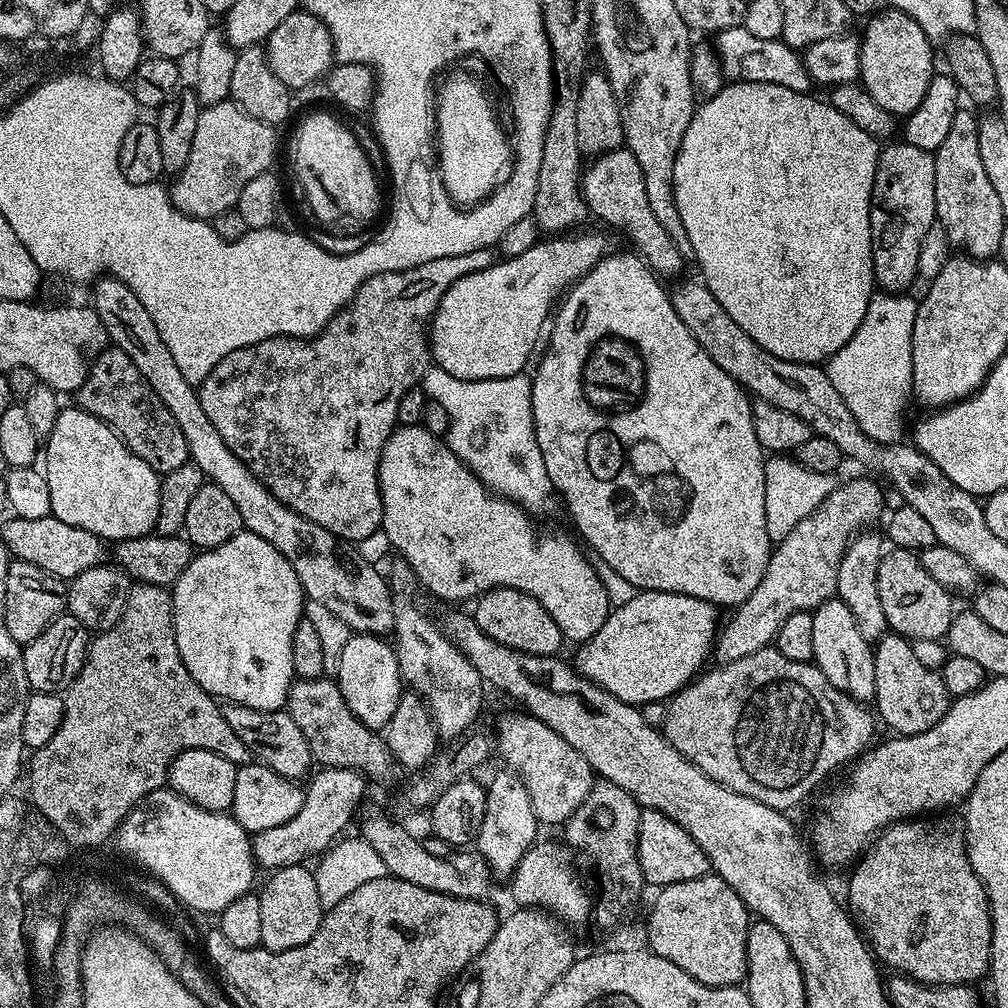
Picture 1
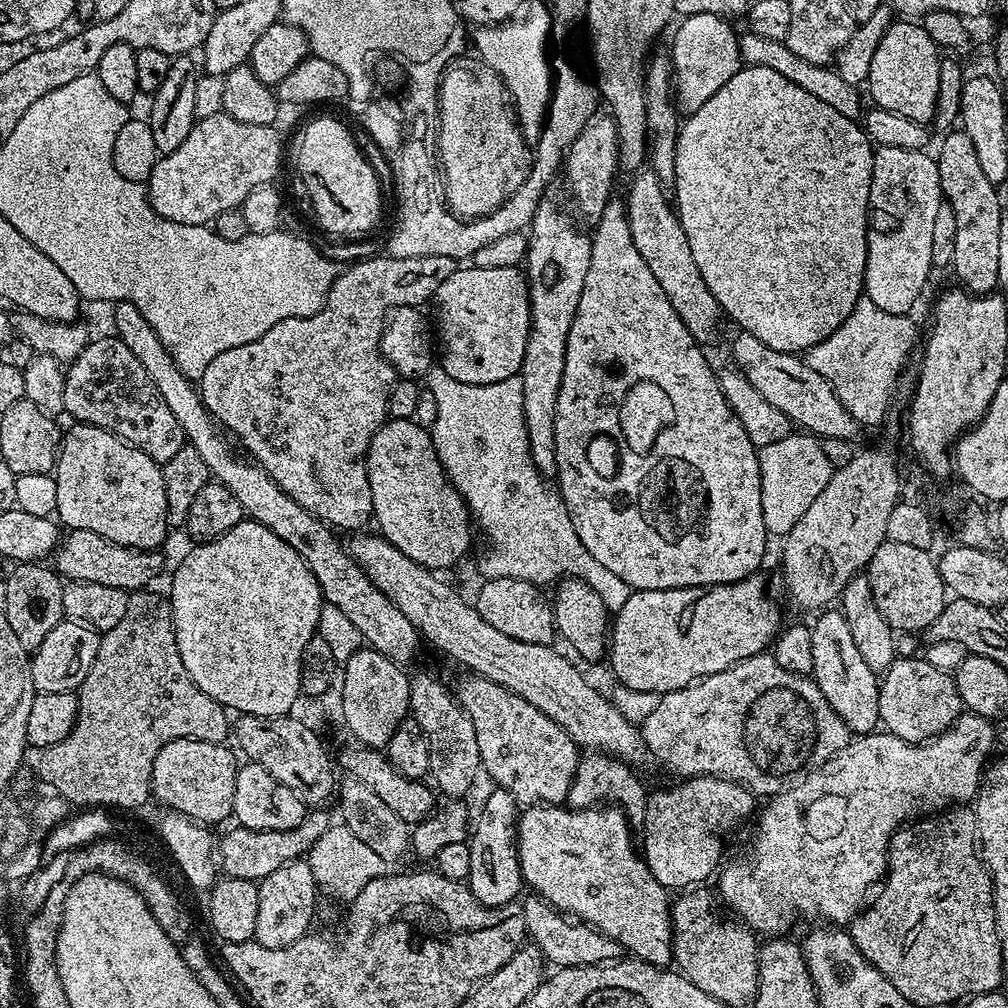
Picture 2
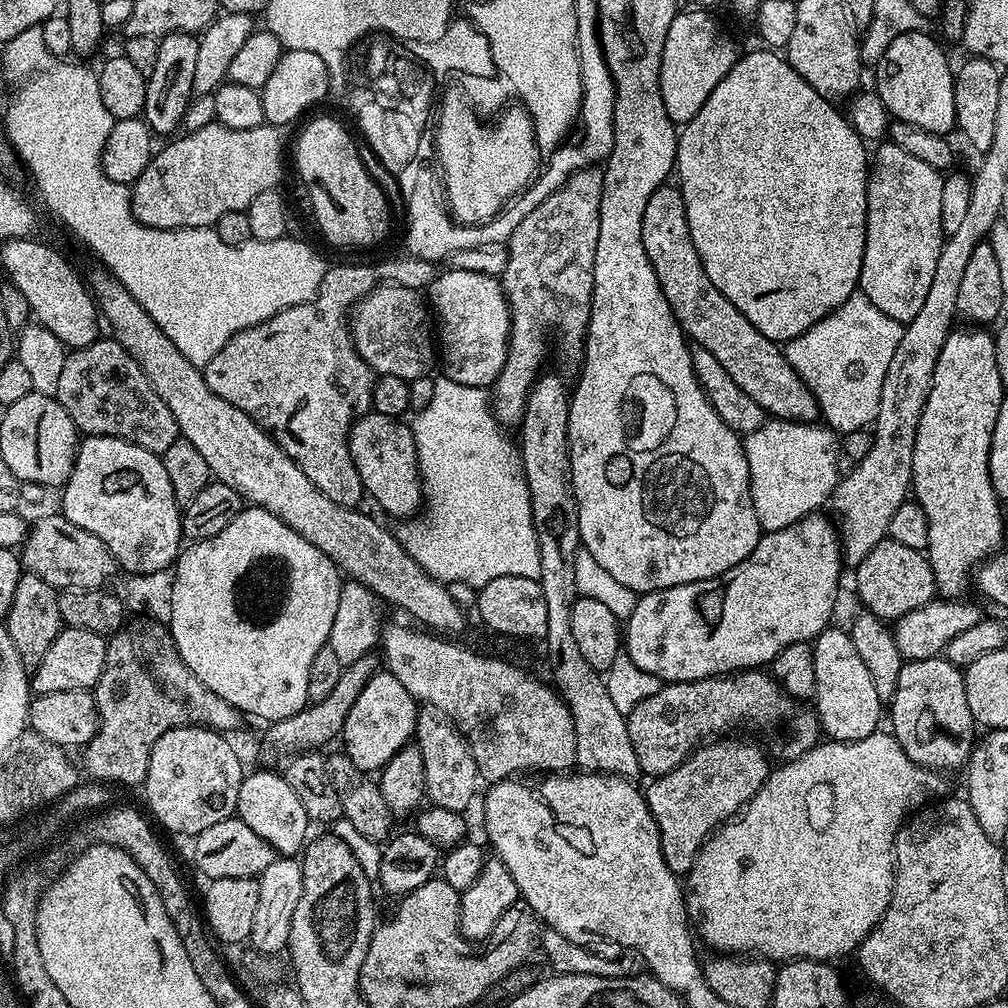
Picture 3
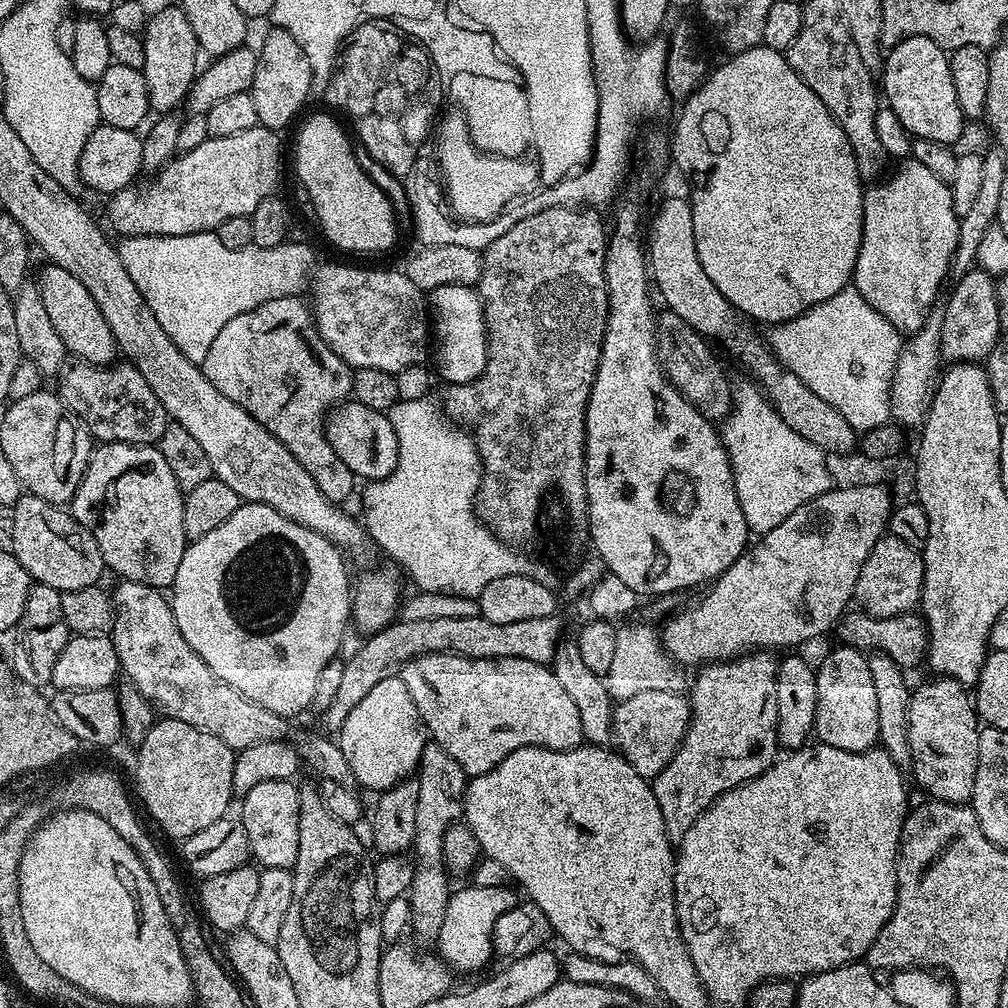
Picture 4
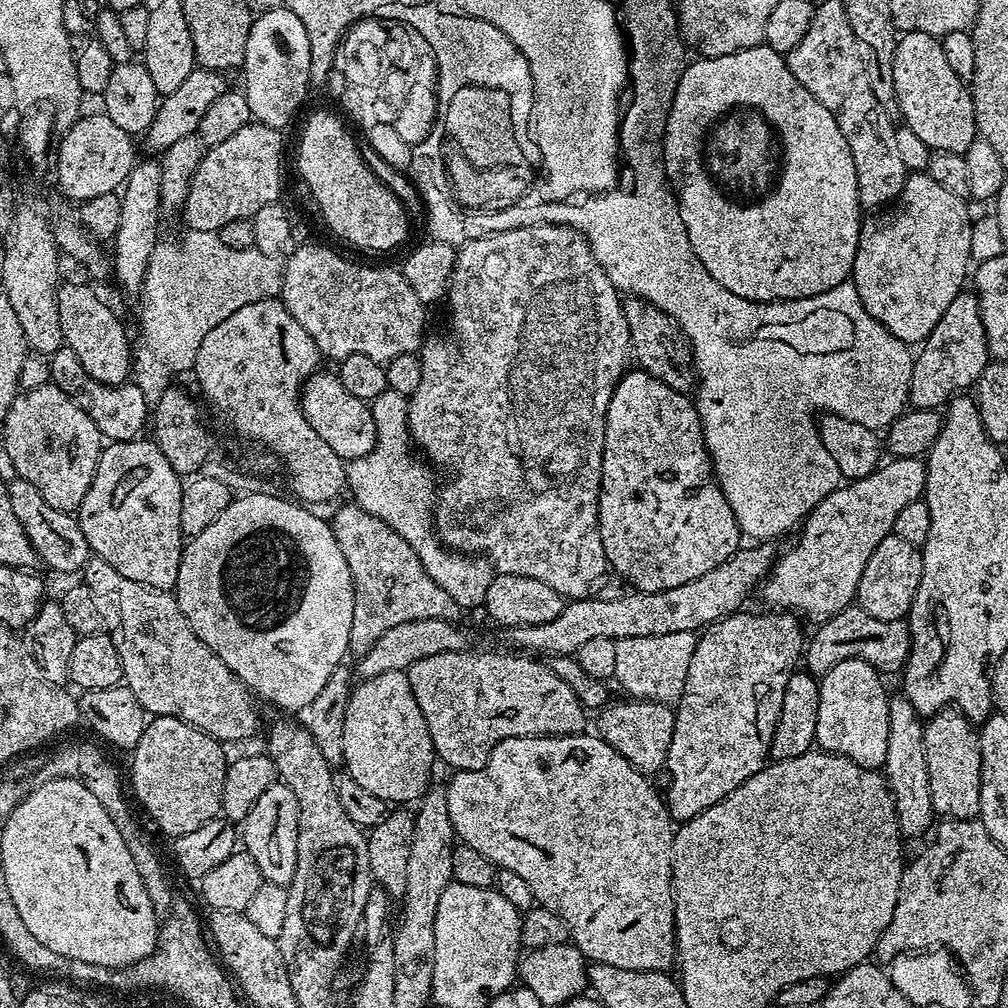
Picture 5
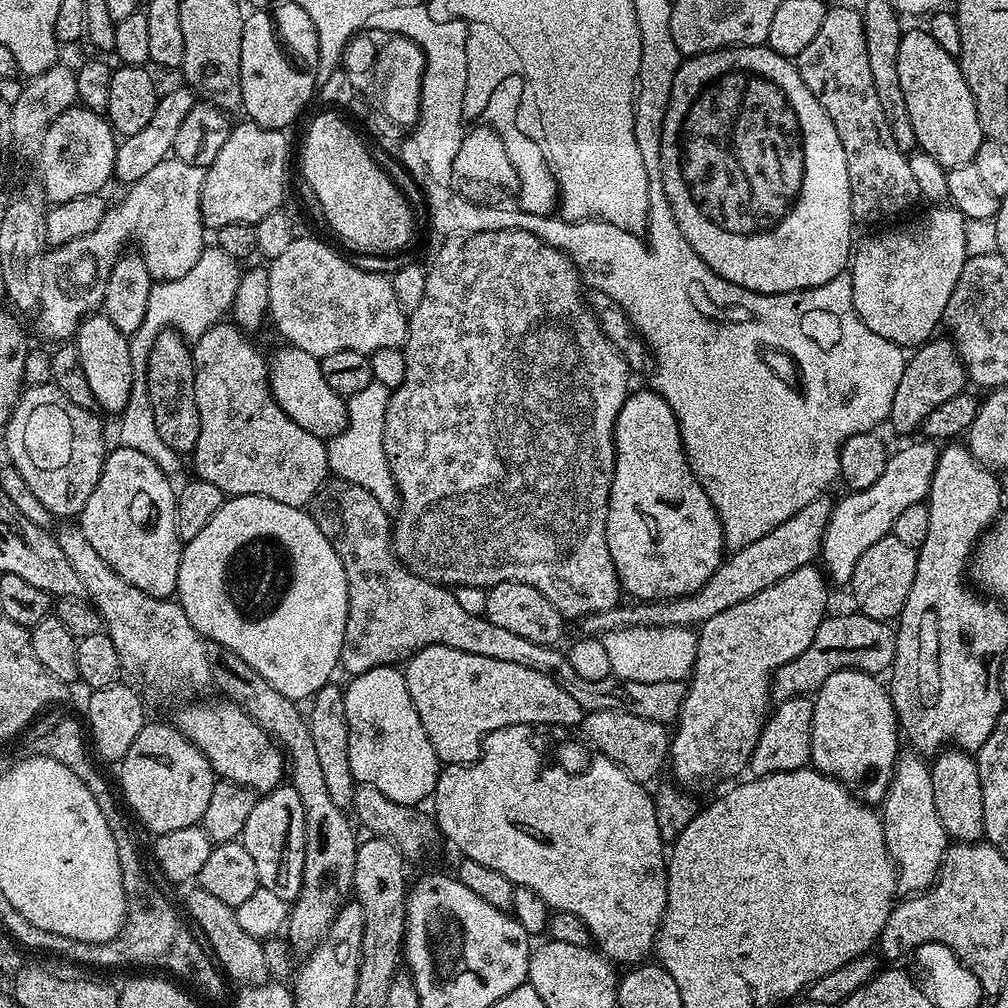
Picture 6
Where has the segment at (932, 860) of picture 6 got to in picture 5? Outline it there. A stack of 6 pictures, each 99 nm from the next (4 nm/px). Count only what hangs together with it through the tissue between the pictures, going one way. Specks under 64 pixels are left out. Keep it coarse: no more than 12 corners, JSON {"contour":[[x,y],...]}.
{"contour":[[889,695],[882,775],[905,837],[934,824],[924,724]]}

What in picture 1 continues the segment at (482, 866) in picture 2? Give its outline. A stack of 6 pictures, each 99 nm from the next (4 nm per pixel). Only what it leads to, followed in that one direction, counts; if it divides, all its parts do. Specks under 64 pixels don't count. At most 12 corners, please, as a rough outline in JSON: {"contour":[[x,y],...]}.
{"contour":[[503,771],[486,784],[474,841],[497,881],[538,839],[526,786]]}

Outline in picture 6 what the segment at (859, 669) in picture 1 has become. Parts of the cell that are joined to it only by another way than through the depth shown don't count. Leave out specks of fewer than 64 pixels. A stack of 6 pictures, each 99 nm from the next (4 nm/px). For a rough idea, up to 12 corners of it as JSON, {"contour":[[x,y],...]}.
{"contour":[[856,668],[814,693],[811,767],[883,805],[902,751],[887,687]]}

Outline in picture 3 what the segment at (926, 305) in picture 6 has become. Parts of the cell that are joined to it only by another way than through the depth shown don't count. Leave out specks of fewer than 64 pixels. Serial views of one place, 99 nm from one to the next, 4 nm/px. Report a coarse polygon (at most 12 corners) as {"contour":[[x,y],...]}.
{"contour":[[870,160],[859,291],[902,326],[946,239],[944,176]]}

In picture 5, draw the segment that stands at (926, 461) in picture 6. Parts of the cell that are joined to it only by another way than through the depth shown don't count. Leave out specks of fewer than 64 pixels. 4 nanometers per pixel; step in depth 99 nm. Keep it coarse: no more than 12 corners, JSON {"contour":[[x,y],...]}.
{"contour":[[892,458],[804,517],[767,607],[816,626],[855,601],[923,459]]}

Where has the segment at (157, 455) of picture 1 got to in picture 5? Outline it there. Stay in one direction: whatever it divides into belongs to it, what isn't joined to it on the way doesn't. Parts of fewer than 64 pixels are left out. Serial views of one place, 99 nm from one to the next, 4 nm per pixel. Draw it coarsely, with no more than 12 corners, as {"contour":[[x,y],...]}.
{"contour":[[52,353],[50,374],[105,441],[149,427],[137,389],[90,378],[78,354]]}

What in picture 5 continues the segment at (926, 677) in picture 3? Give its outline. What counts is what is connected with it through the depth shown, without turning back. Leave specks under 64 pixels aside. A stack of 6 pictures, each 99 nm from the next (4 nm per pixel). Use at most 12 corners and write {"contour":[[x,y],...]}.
{"contour":[[955,710],[924,724],[933,813],[980,815],[977,729]]}

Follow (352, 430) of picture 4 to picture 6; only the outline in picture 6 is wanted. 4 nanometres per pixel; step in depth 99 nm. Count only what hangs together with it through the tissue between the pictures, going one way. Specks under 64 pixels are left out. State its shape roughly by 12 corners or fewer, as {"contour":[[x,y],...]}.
{"contour":[[291,346],[270,356],[272,393],[321,438],[348,425],[348,405],[320,360]]}

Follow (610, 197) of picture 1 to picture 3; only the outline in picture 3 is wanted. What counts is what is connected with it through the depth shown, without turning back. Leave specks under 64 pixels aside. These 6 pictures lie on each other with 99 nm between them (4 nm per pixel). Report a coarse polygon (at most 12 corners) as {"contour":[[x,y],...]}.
{"contour":[[679,187],[650,194],[642,246],[676,323],[769,417],[820,405],[706,278]]}

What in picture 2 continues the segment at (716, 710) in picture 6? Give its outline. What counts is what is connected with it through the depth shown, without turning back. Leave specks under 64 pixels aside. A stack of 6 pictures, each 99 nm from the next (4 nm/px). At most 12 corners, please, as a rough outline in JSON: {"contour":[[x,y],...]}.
{"contour":[[721,776],[649,791],[642,855],[663,888],[721,867],[758,804]]}

